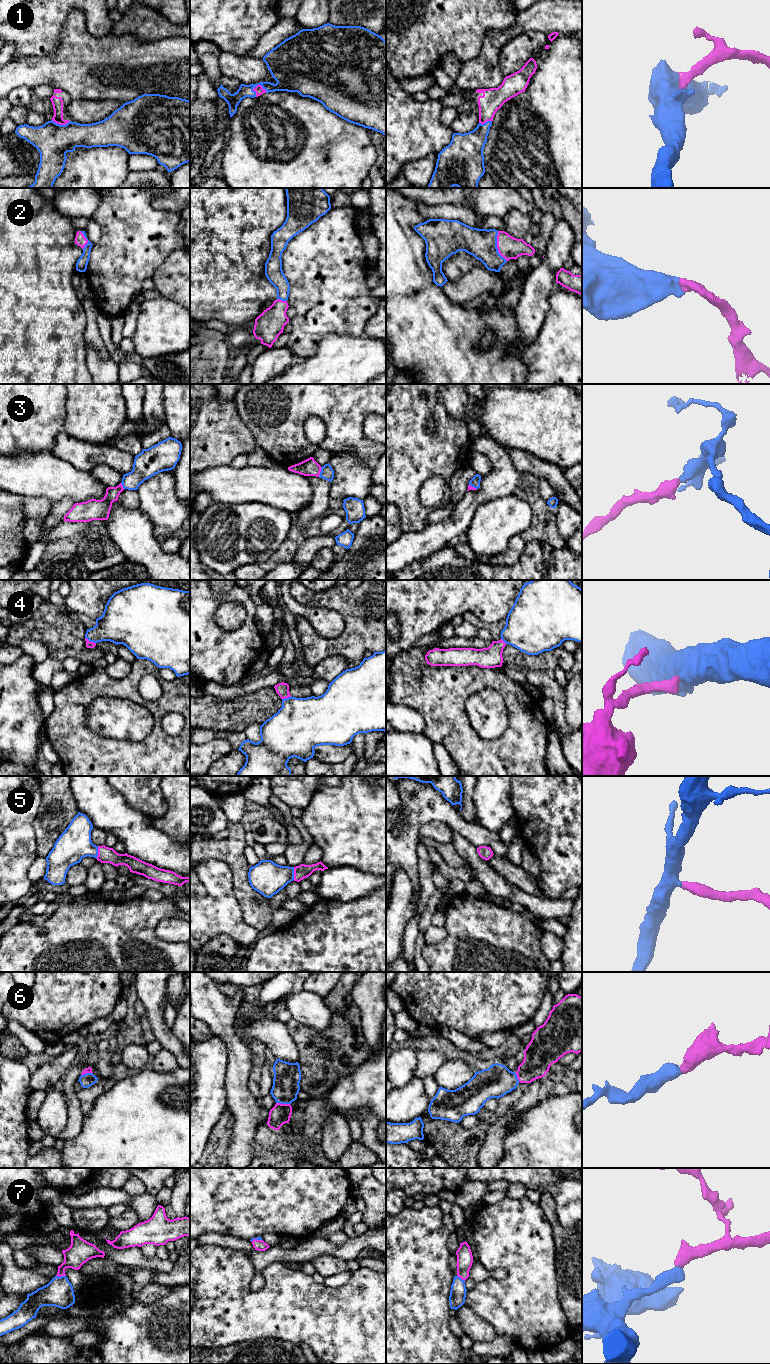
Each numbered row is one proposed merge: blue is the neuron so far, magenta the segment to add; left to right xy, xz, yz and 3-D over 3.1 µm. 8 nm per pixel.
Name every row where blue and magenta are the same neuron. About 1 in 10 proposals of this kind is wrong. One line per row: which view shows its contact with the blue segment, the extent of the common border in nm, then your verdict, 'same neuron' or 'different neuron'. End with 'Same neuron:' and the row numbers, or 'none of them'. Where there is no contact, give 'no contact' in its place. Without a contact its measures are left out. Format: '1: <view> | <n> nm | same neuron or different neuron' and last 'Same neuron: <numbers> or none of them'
1: xz | 120 nm | same neuron
2: yz | 260 nm | same neuron
3: xz | 90 nm | same neuron
4: xy | 100 nm | same neuron
5: xy | 110 nm | same neuron
6: xz | 110 nm | same neuron
7: xy | 80 nm | same neuron
Same neuron: 1, 2, 3, 4, 5, 6, 7

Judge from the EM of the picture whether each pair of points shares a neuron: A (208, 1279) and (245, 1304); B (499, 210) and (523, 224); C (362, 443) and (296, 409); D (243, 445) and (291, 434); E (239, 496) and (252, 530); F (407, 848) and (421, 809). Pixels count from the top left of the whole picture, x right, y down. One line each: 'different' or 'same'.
A: same
B: different
C: same
D: different
E: different
F: same

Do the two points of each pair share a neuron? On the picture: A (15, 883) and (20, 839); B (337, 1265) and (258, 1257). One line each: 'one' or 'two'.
A: one
B: two

